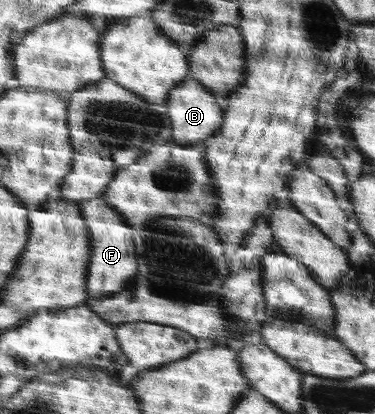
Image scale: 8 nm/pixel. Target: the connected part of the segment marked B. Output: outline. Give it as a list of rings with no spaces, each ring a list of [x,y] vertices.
[[[191,78],[177,84],[165,104],[172,122],[172,141],[176,144],[200,144],[206,137],[218,132],[224,123],[224,111],[219,105],[215,105],[211,90]]]

